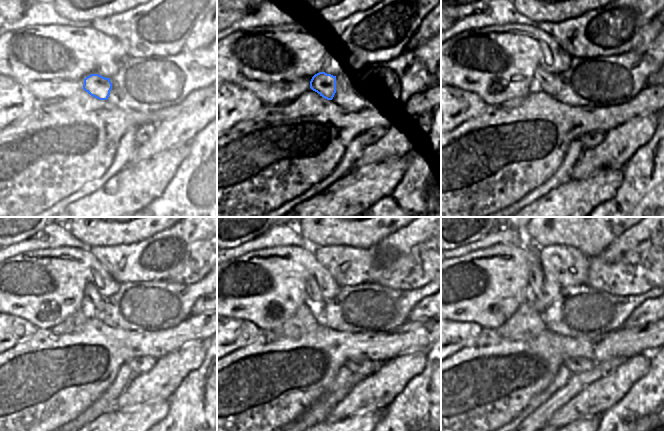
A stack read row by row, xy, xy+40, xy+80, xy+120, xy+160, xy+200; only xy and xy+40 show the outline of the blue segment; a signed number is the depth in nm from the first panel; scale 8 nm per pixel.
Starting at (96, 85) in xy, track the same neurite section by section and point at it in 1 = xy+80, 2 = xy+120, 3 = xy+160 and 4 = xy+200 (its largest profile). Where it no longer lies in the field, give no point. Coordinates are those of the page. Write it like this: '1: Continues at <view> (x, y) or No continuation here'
1: Continues at xy+80 (545, 81)
2: Continues at xy+120 (92, 299)
3: Continues at xy+160 (314, 298)
4: Continues at xy+200 (536, 276).

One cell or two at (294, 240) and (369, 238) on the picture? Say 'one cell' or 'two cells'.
two cells

